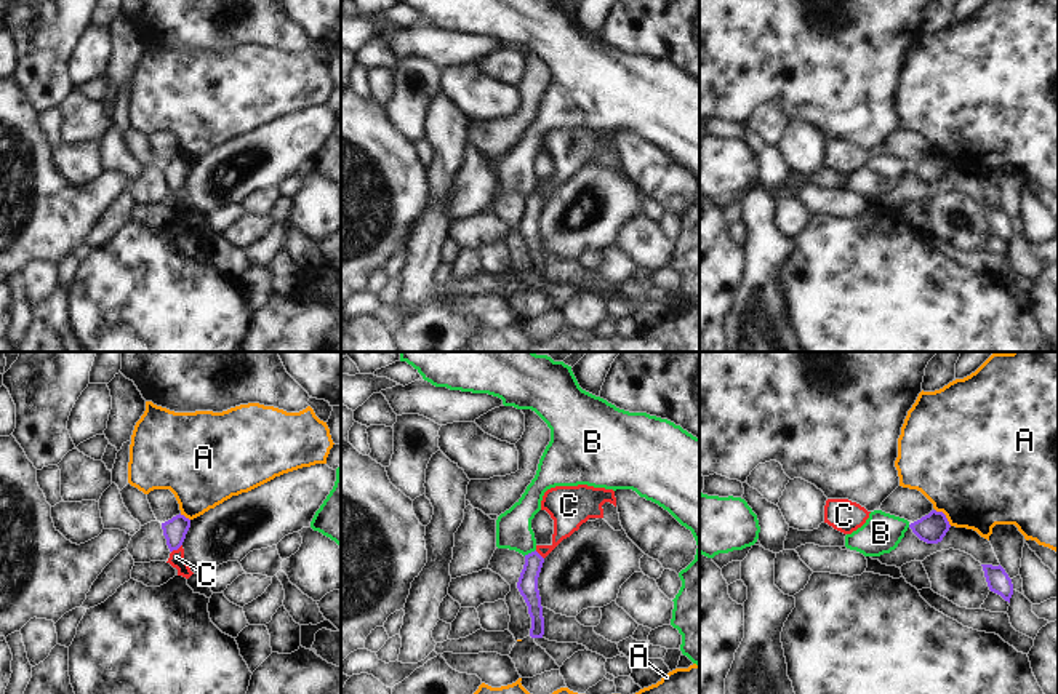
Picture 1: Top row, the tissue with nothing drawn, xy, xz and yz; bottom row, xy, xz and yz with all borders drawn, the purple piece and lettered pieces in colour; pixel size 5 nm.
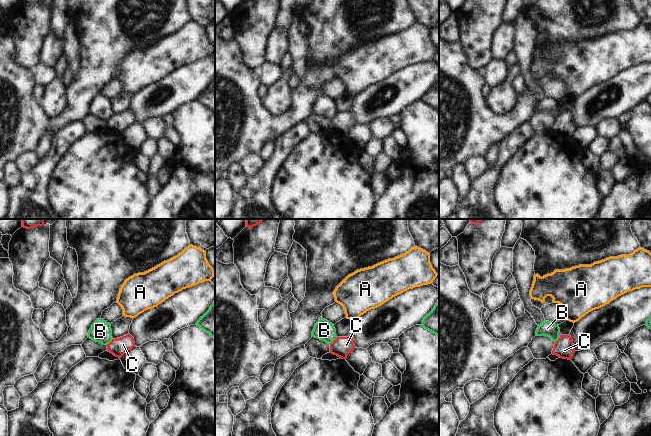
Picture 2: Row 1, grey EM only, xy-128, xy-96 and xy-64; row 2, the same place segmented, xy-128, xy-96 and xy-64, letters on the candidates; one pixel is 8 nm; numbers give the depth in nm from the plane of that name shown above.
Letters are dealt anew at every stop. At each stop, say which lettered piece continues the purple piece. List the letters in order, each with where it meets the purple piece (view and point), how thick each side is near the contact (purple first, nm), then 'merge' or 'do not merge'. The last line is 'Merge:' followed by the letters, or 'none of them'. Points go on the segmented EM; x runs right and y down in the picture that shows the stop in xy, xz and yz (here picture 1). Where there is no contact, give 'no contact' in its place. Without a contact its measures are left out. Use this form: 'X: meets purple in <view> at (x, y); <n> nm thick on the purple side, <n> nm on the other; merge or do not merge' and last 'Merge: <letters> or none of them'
A: meets purple in yz at (945, 515); 150 nm thick on the purple side, 500 nm on the other; do not merge
B: meets purple in xz at (528, 554); 100 nm thick on the purple side, 180 nm on the other; do not merge
C: meets purple in xy at (176, 549); 120 nm thick on the purple side, 80 nm on the other; do not merge
Merge: none of them

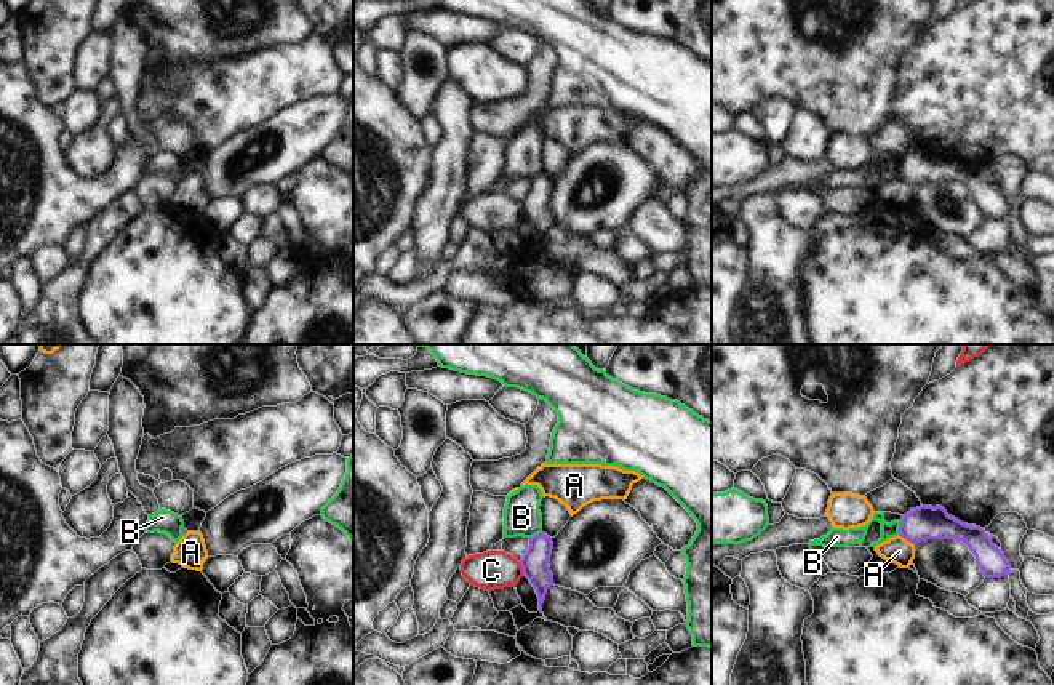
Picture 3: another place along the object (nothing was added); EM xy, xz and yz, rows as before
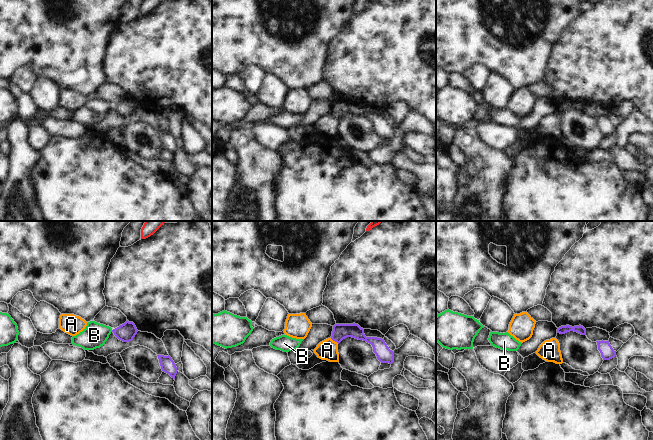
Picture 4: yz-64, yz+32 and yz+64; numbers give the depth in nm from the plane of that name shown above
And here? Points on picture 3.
A: meets purple in yz at (907, 540); 170 nm thick on the purple side, 140 nm on the other; do not merge
B: meets purple in yz at (899, 528); 170 nm thick on the purple side, 80 nm on the other; do not merge
C: meets purple in xz at (522, 567); 140 nm thick on the purple side, 190 nm on the other; do not merge
Merge: none of them

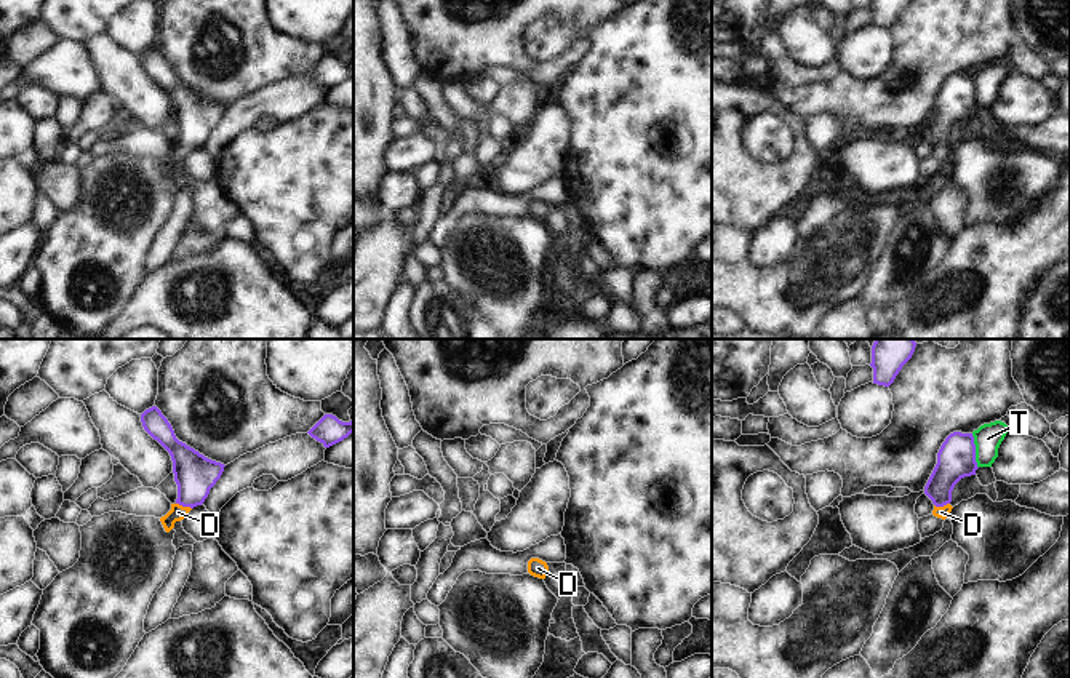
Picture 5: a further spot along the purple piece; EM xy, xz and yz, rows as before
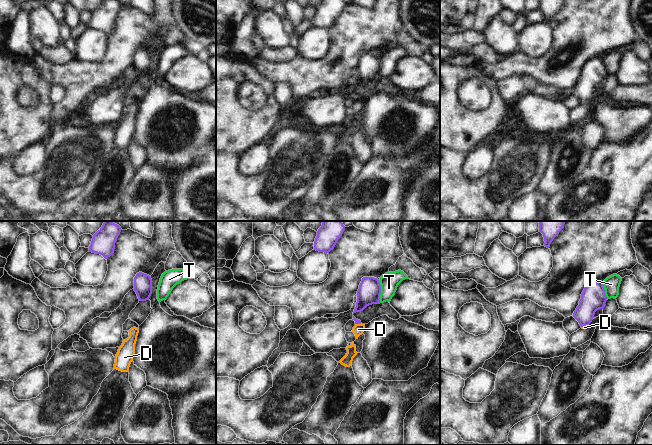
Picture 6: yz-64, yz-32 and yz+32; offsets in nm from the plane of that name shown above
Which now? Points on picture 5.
D: meets purple in xy at (184, 506); 200 nm thick on the purple side, 80 nm on the other; merge
T: meets purple in yz at (974, 451); 190 nm thick on the purple side, 140 nm on the other; do not merge
Merge: D

